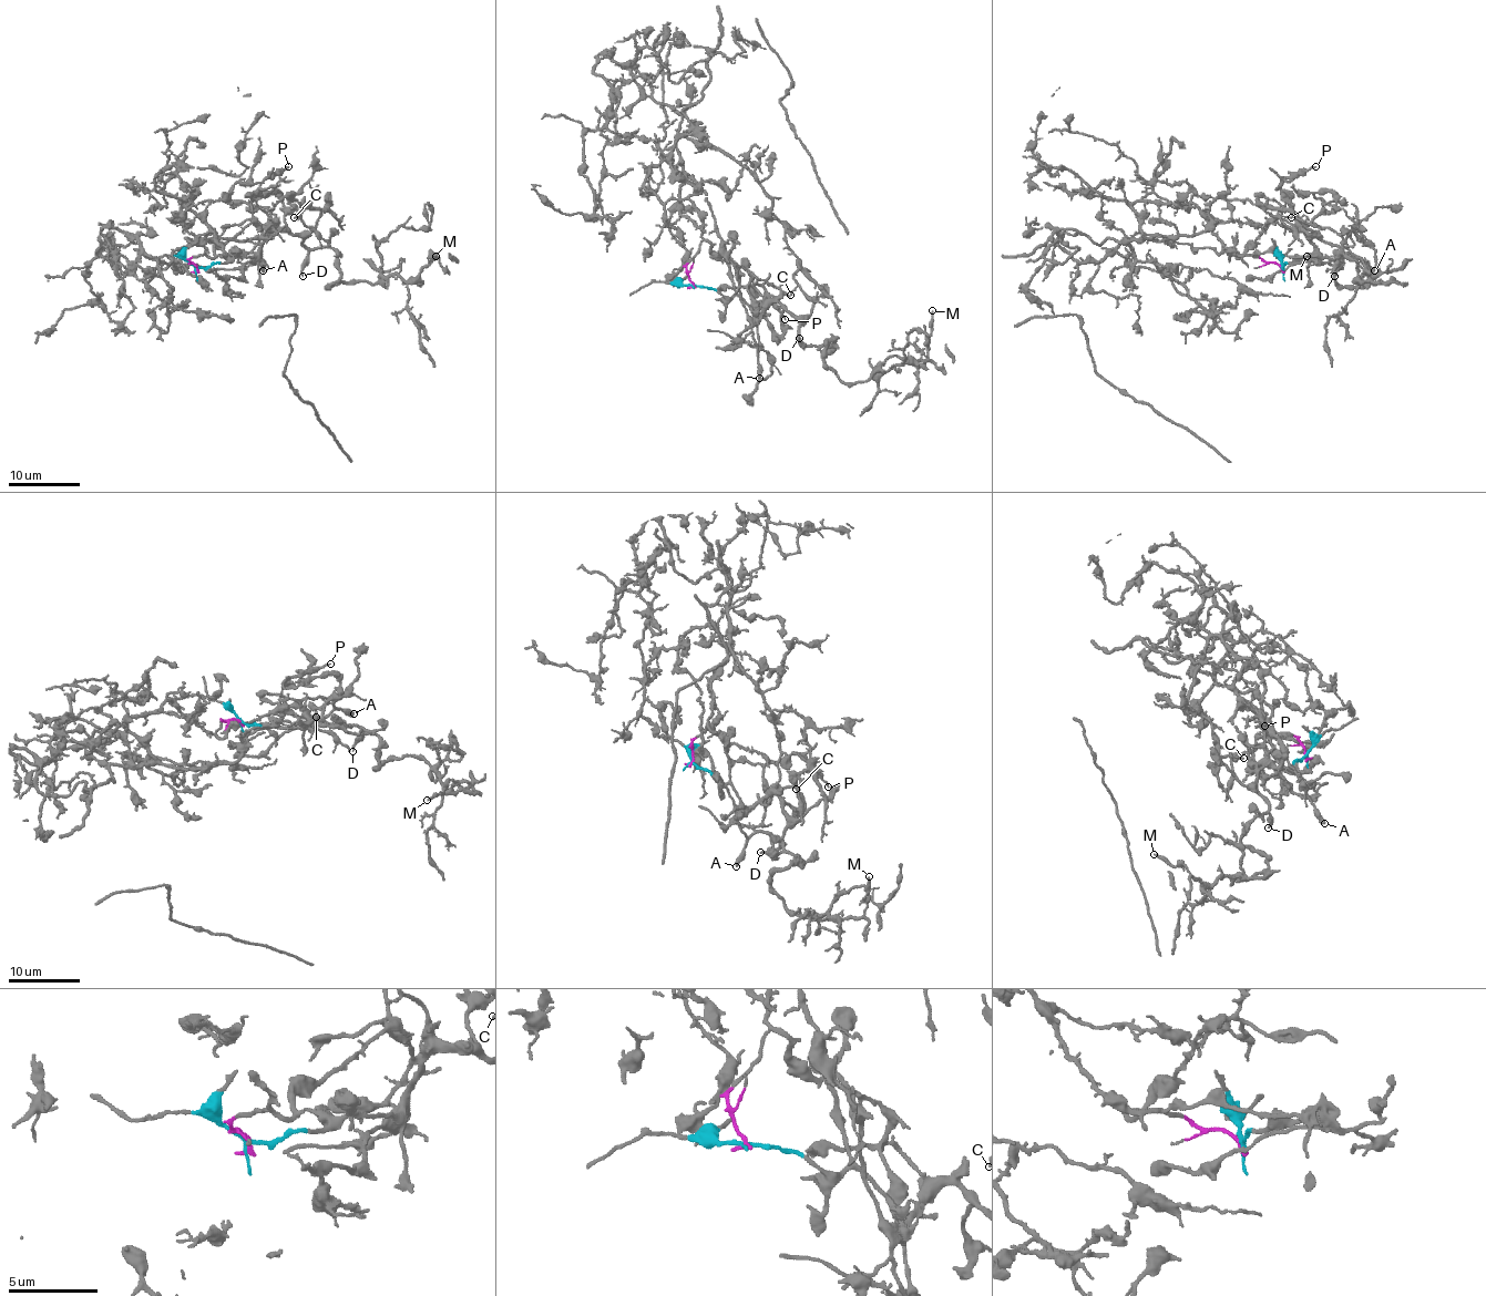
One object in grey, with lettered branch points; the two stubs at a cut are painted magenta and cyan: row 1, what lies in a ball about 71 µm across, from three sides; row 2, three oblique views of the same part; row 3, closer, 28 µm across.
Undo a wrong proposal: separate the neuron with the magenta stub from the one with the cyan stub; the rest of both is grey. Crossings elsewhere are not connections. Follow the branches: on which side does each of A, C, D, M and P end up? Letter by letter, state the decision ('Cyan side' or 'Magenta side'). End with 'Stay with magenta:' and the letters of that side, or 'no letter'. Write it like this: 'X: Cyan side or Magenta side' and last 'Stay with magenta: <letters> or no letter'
A: Cyan side
C: Magenta side
D: Cyan side
M: Cyan side
P: Magenta side
Stay with magenta: C, P

